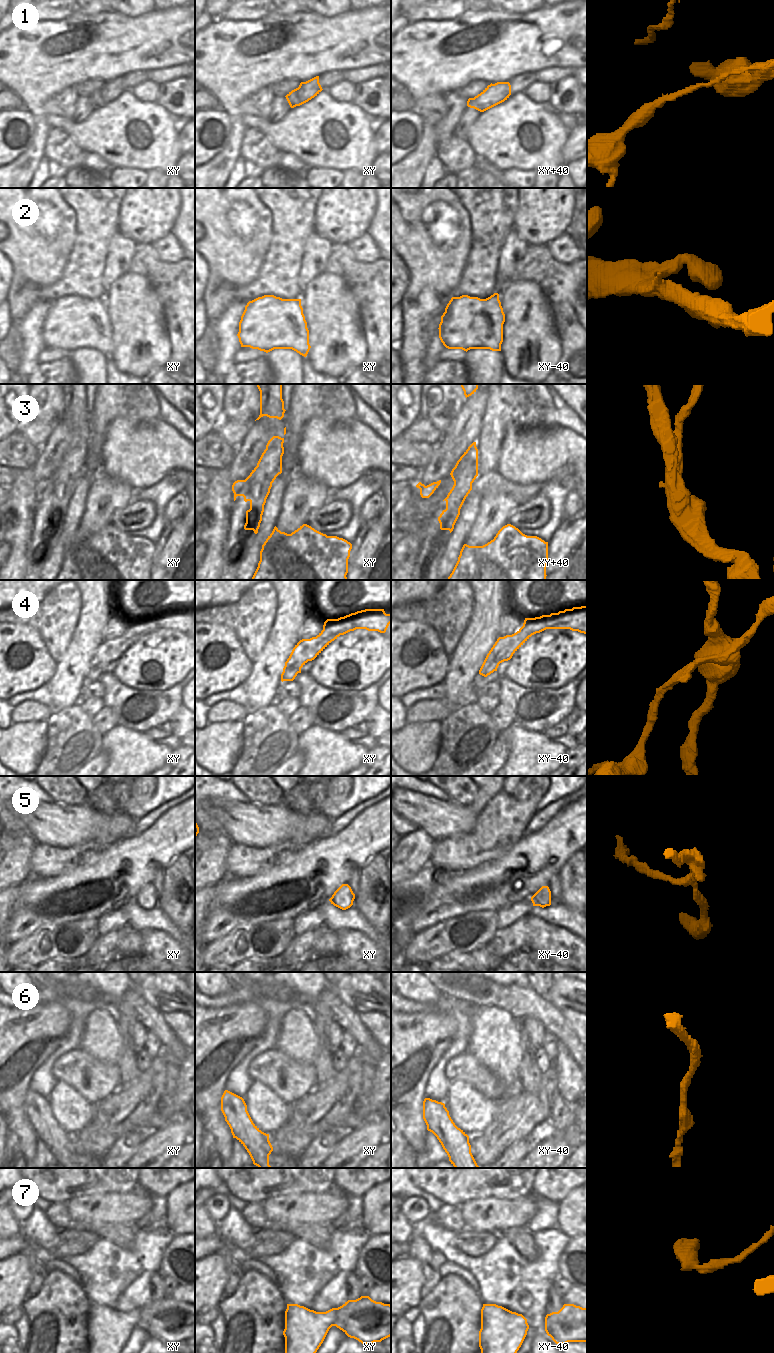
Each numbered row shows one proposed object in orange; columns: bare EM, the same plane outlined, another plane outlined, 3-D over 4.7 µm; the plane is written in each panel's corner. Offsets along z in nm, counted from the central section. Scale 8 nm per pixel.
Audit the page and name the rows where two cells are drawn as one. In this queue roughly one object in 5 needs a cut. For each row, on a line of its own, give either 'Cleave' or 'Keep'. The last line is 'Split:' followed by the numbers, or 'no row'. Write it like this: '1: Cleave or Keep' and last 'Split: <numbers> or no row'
1: Cleave
2: Keep
3: Cleave
4: Keep
5: Cleave
6: Keep
7: Keep
Split: 1, 3, 5

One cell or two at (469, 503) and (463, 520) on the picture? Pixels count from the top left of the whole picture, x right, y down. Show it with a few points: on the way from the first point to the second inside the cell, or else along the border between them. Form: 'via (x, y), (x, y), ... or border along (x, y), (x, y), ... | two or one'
via (469, 507), (467, 516) | one

